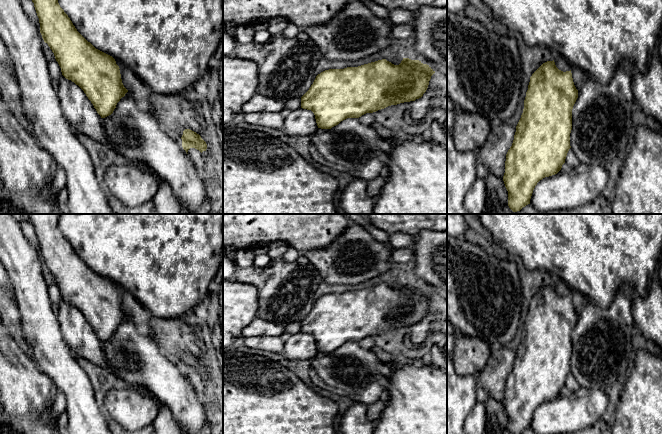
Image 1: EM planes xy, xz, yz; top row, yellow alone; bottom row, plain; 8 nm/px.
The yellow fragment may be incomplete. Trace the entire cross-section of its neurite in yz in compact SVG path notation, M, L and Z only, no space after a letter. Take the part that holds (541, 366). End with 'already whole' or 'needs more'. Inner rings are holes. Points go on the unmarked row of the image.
M554 284L543 287L530 301L523 337L516 350L512 370L506 378L503 405L508 415L509 432L521 434L530 428L537 407L561 394L570 372L580 387L603 391L610 389L620 377L627 375L631 368L634 358L632 336L635 330L632 298L625 288L617 292L609 307L602 308L589 300L578 315L571 294L566 296L559 294Z; needs more

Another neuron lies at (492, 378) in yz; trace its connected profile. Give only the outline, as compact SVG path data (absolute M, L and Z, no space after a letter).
M506 346L492 349L484 369L478 376L479 384L488 396L498 402L505 397L506 378L512 370L516 351Z

